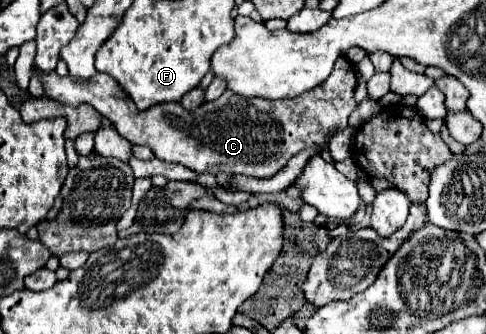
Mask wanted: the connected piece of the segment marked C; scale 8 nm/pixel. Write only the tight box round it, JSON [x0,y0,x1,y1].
[39,57,357,179]

